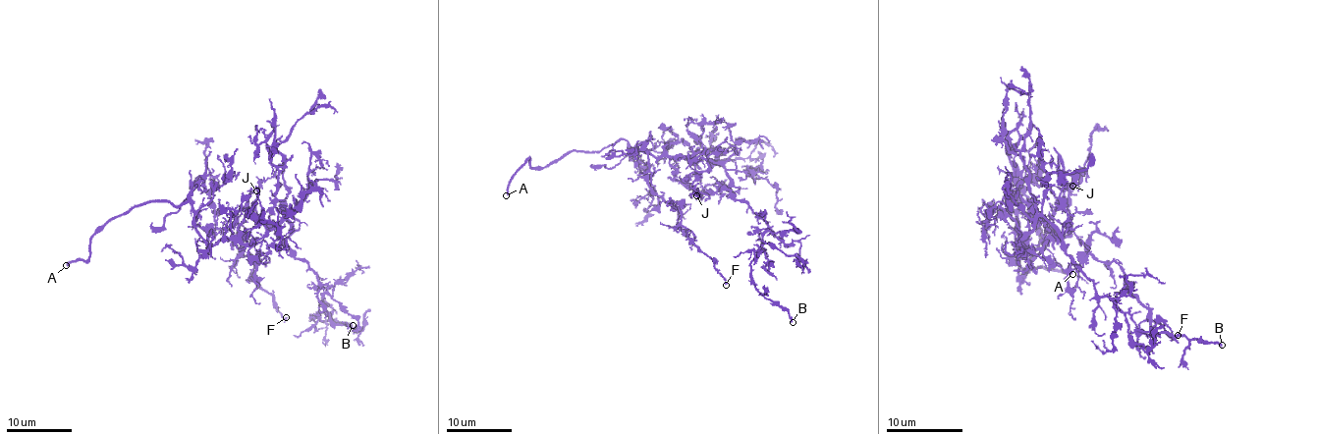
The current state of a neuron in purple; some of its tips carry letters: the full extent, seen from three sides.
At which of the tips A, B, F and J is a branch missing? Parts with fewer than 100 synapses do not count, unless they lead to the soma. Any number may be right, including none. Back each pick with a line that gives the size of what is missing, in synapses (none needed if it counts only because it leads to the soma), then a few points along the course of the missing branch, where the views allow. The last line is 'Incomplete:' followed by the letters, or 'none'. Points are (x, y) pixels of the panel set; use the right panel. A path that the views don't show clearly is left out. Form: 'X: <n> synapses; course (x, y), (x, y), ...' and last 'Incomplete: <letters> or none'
A: course (1072, 274), (1113, 300), (1097, 296), (1085, 288), (1131, 297), (1220, 236)
Incomplete: A

